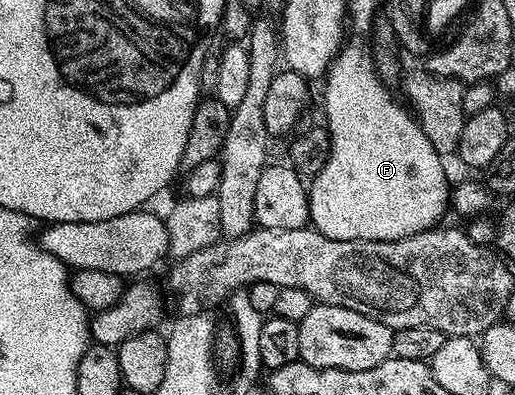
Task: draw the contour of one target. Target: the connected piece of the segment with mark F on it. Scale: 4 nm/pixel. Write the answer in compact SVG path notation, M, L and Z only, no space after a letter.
M343 44L325 74L325 81L324 125L330 134L330 152L324 167L308 185L309 224L320 235L341 241L395 241L435 228L446 209L448 213L452 201L452 181L446 178L443 154L428 143L428 135L424 135L422 126L412 119L411 110L386 90L389 88L374 67L371 50L362 45Z

